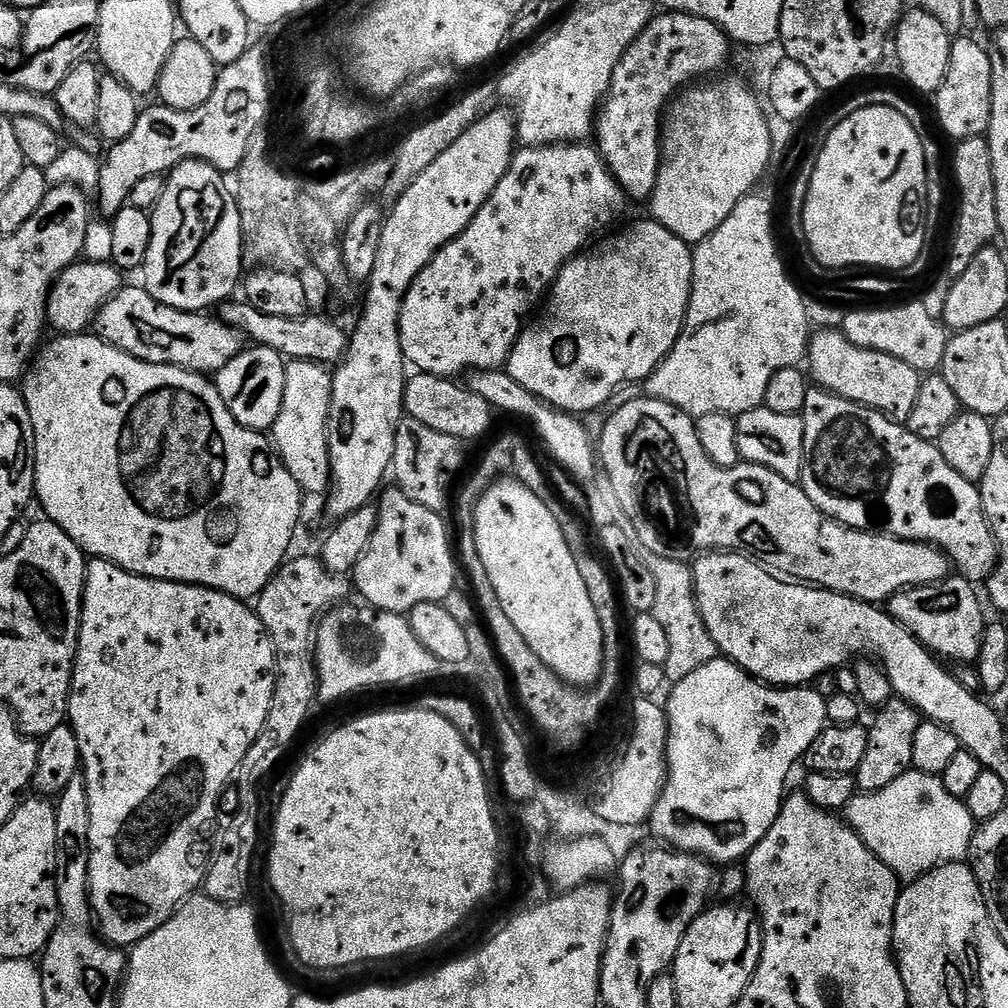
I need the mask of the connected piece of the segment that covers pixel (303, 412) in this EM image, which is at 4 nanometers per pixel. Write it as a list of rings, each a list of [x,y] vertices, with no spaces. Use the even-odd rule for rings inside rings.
[[[309,360],[285,363],[286,394],[282,394],[282,410],[270,429],[270,440],[280,461],[290,470],[290,478],[298,482],[302,498],[301,517],[324,516],[328,493],[332,486],[330,450],[328,449],[328,411],[332,397],[332,372],[323,364]]]

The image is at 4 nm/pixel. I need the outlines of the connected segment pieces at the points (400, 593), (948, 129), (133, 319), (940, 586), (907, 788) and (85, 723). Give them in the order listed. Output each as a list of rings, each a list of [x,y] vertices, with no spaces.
[[[392,486],[389,487],[390,490],[388,493],[385,491],[383,495],[379,497],[378,500],[378,511],[376,513],[376,529],[374,530],[374,534],[370,538],[370,542],[368,543],[368,548],[364,551],[364,557],[356,563],[354,569],[354,577],[356,576],[356,584],[354,580],[354,588],[360,591],[360,596],[365,605],[370,608],[377,608],[379,612],[398,612],[401,614],[407,614],[414,610],[414,606],[422,606],[423,604],[438,604],[443,602],[448,595],[453,592],[453,590],[457,587],[456,584],[456,564],[452,561],[452,544],[448,541],[448,528],[444,525],[445,517],[441,515],[439,512],[435,512],[434,510],[426,510],[426,506],[418,506],[418,502],[414,502],[405,494],[405,492],[401,492],[399,488]]]
[[[960,34],[952,41],[952,49],[950,50],[950,66],[946,66],[946,78],[942,82],[942,86],[934,94],[936,100],[936,120],[940,123],[940,128],[948,136],[953,136],[953,141],[959,142],[969,140],[975,136],[984,136],[990,126],[990,114],[992,113],[992,54],[987,47],[984,48],[976,40],[971,40],[968,34]]]
[[[124,286],[114,294],[114,298],[110,298],[110,302],[102,306],[102,310],[96,315],[94,332],[107,344],[112,344],[118,350],[139,360],[151,364],[169,364],[175,368],[185,368],[188,372],[215,374],[222,370],[222,366],[226,366],[226,362],[230,362],[242,351],[242,337],[230,326],[226,326],[223,319],[211,320],[210,317],[211,315],[198,312],[174,310],[158,302],[142,286],[136,288]]]
[[[952,574],[947,580],[894,593],[886,602],[886,611],[919,644],[924,645],[937,657],[945,661],[954,660],[957,665],[975,665],[982,650],[986,619],[984,620],[985,605],[982,600],[980,605],[980,600],[972,588],[975,588],[973,581],[966,580],[959,574]]]
[[[915,770],[904,772],[902,778],[894,778],[882,790],[860,792],[845,806],[842,816],[868,849],[904,882],[925,876],[941,864],[967,861],[972,834],[978,827],[967,803],[950,794],[941,777]]]
[[[93,559],[89,563],[84,597],[80,603],[80,633],[72,671],[67,723],[71,724],[74,736],[78,738],[80,766],[86,782],[86,796],[90,798],[88,899],[98,921],[99,935],[107,943],[113,946],[135,946],[142,942],[142,938],[154,934],[154,930],[166,923],[177,908],[203,885],[210,859],[208,827],[216,816],[216,807],[220,804],[224,787],[233,783],[240,764],[266,726],[266,714],[270,714],[275,689],[276,647],[260,617],[245,601],[228,596],[218,588],[139,576],[111,564],[109,560]]]

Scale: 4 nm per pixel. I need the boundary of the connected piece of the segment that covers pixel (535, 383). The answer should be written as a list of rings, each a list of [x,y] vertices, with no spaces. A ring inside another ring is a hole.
[[[645,218],[641,224],[636,224],[633,228],[628,228],[625,232],[610,237],[605,244],[599,244],[597,243],[591,250],[576,256],[570,262],[566,262],[566,266],[562,266],[562,270],[556,275],[556,281],[552,284],[546,297],[548,316],[542,317],[537,324],[532,322],[525,327],[518,342],[513,346],[506,365],[506,371],[510,374],[510,378],[514,378],[514,382],[526,386],[526,390],[530,390],[545,404],[550,404],[553,408],[569,414],[587,414],[603,409],[603,404],[615,394],[616,388],[622,387],[623,384],[636,384],[639,380],[640,383],[647,381],[648,376],[666,359],[674,342],[678,342],[678,338],[684,332],[684,319],[688,313],[688,303],[692,293],[693,249],[686,241],[670,234],[666,226],[656,223],[655,220]]]

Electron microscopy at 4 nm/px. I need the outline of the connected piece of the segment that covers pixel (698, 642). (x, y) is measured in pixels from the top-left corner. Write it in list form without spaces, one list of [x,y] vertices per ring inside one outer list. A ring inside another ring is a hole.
[[[642,550],[641,556],[648,561],[648,569],[657,583],[657,597],[651,613],[665,627],[669,639],[669,657],[664,664],[665,679],[676,683],[704,666],[706,662],[717,659],[719,648],[702,622],[701,612],[697,608],[696,591],[693,586],[691,567],[683,561],[652,556],[649,551]]]

